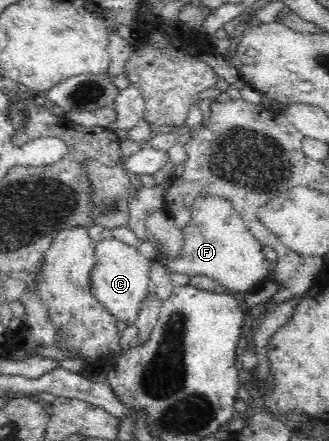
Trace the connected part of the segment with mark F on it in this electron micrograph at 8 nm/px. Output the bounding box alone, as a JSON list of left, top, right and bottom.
[166,196,273,292]

